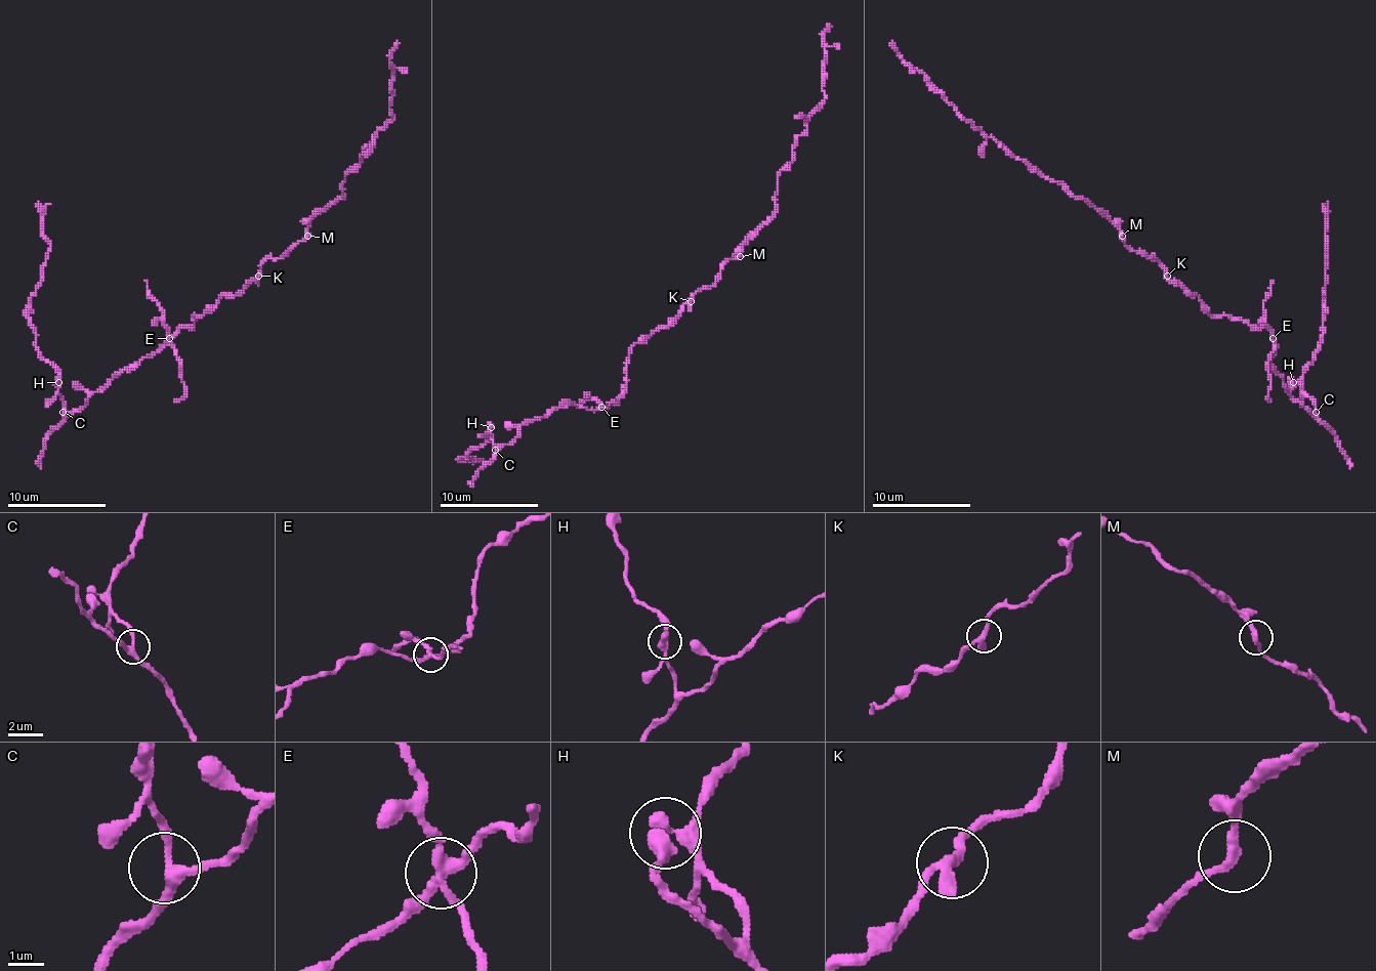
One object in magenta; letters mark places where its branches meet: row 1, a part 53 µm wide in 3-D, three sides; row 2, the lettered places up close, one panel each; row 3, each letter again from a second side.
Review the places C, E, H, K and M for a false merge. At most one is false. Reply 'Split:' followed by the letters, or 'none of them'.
Split: E

